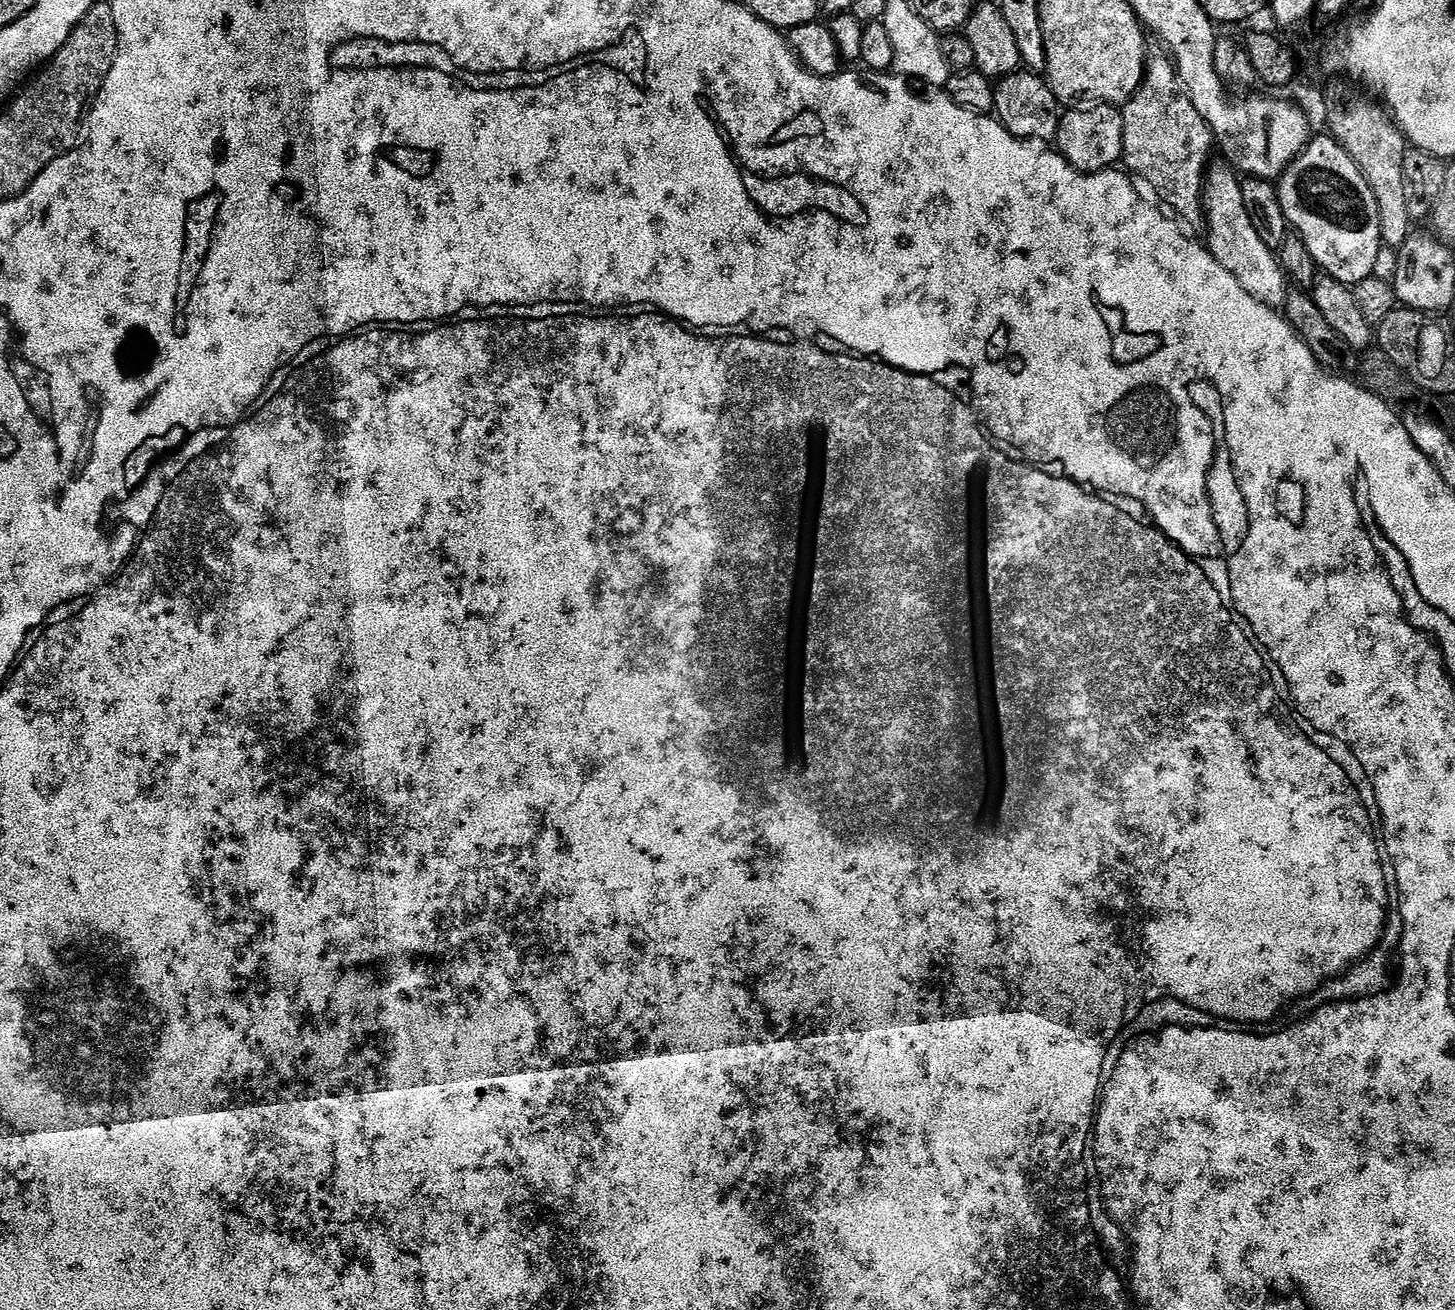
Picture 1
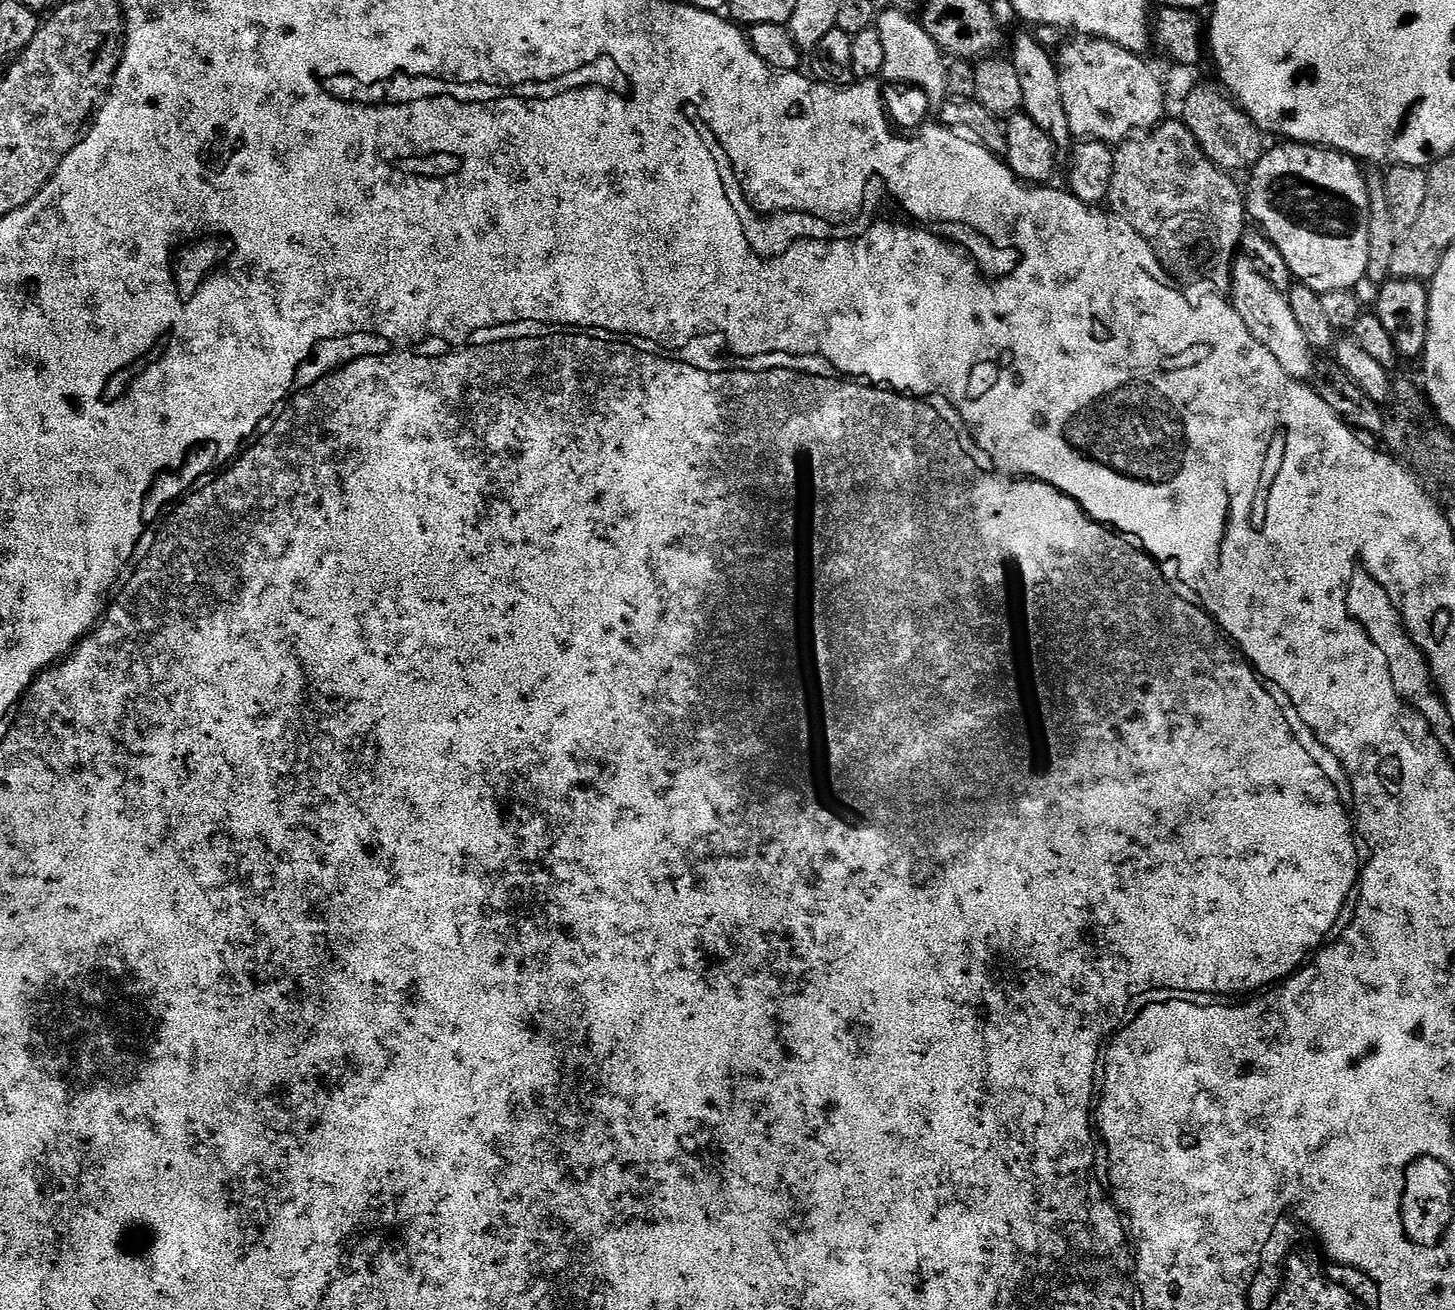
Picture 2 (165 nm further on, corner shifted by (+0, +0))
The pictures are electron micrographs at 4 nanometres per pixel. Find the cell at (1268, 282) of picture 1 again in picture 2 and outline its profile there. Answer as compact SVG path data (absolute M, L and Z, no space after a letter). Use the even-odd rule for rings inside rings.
M1247 258L1237 259L1233 263L1231 288L1230 303L1242 318L1242 322L1246 322L1246 330L1250 330L1250 334L1254 334L1254 338L1262 342L1262 346L1266 346L1270 354L1274 354L1278 366L1286 370L1289 378L1301 382L1307 381L1312 375L1314 352L1309 348L1306 337L1302 334L1293 311L1290 310L1287 295L1270 286L1270 282L1266 282L1266 278L1262 278L1262 274L1254 270L1254 266Z

